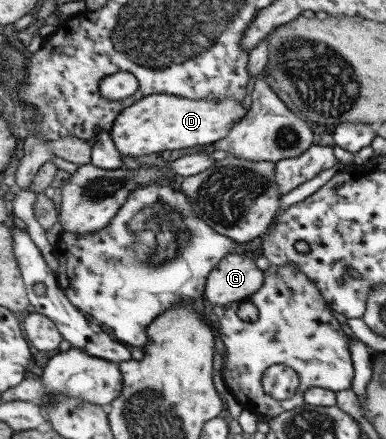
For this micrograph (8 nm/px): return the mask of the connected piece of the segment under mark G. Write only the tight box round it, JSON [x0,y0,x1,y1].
[205,254,263,306]

